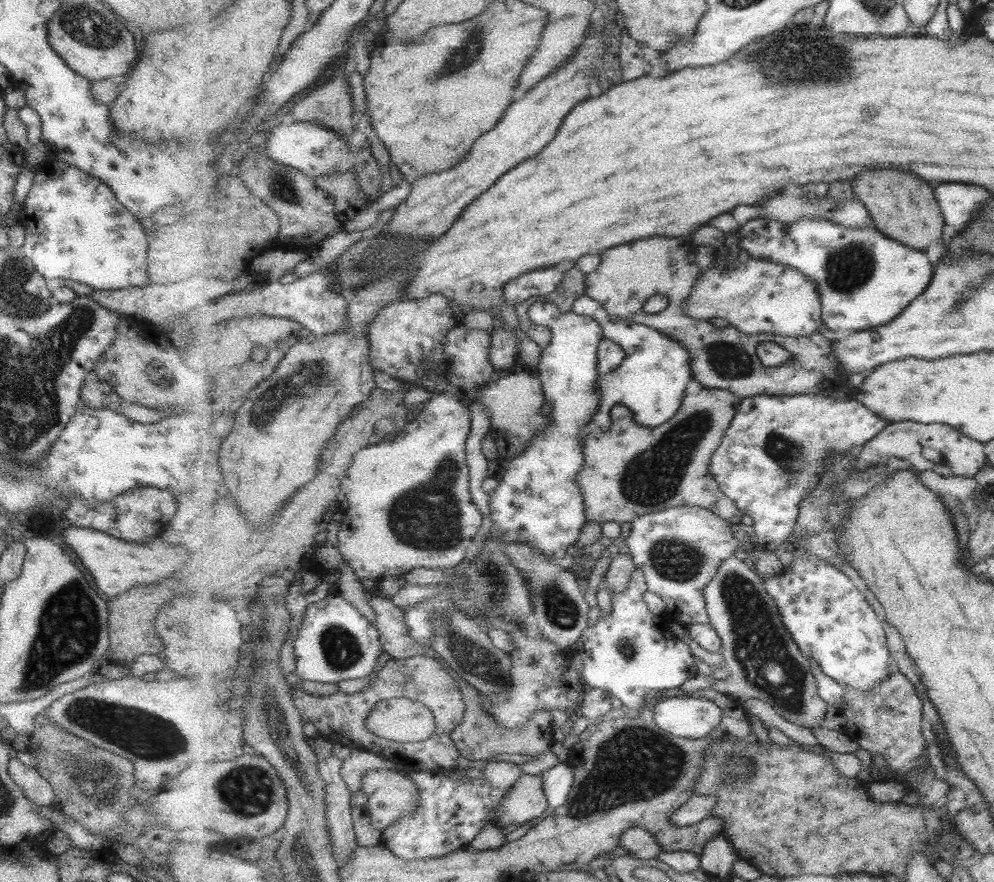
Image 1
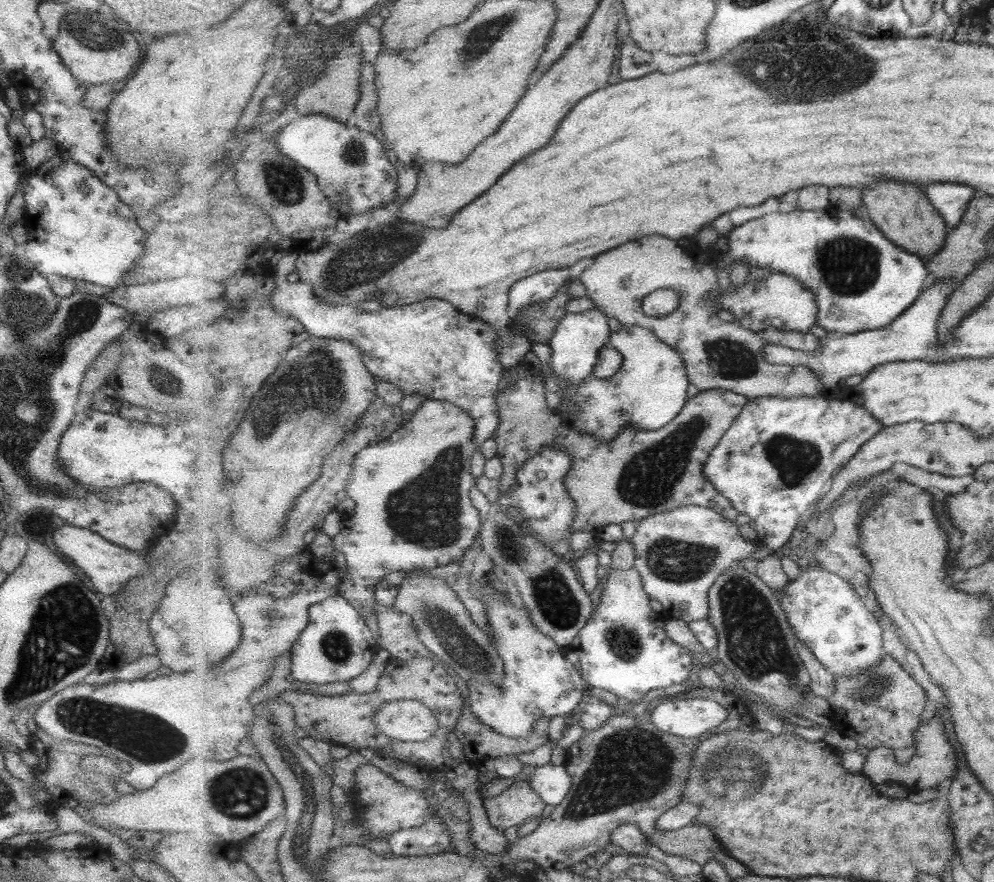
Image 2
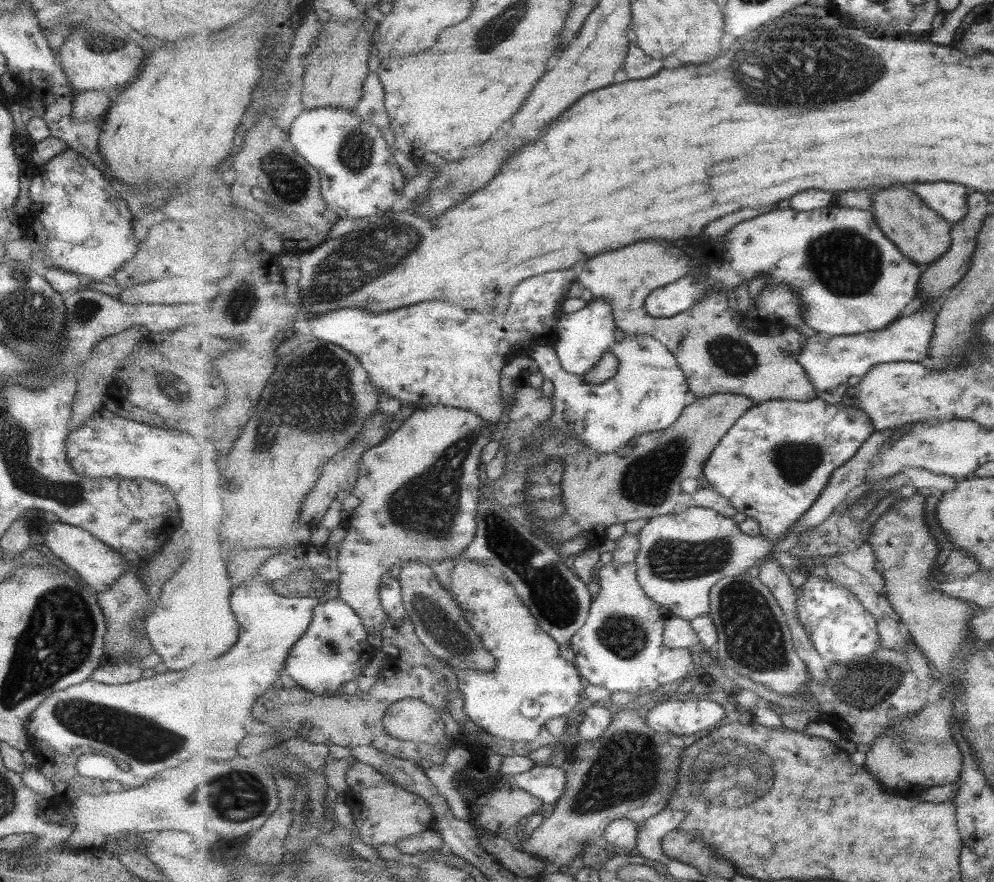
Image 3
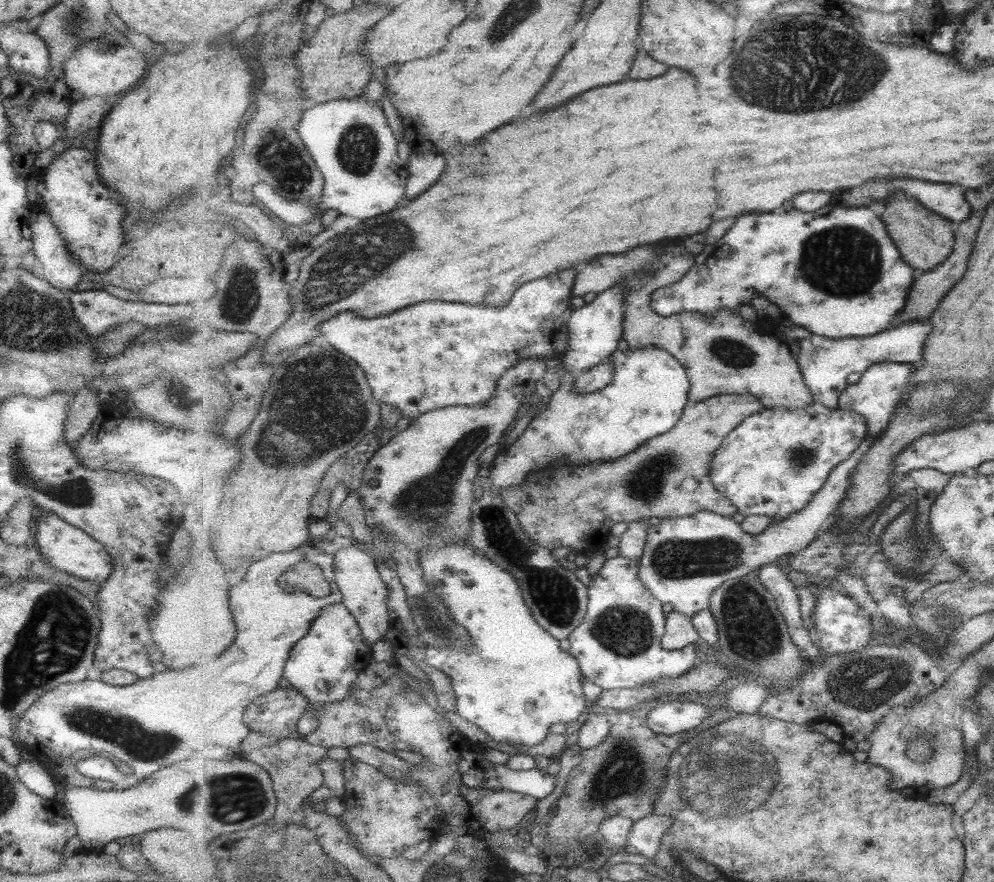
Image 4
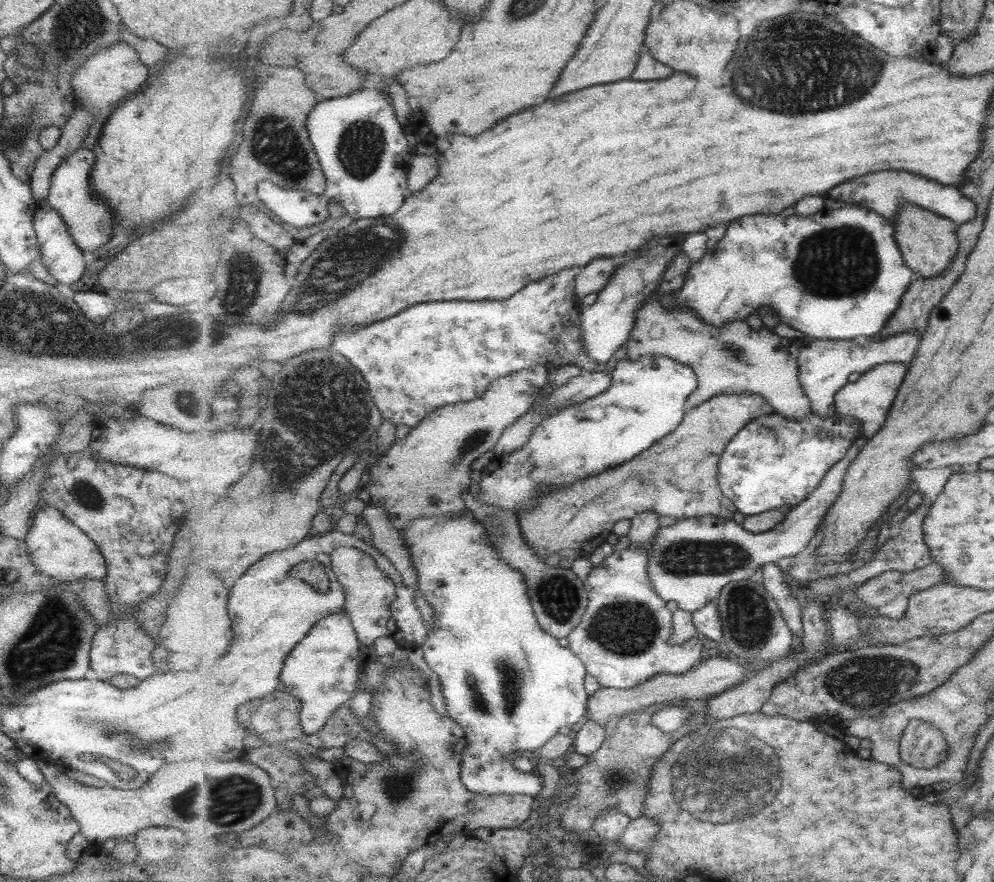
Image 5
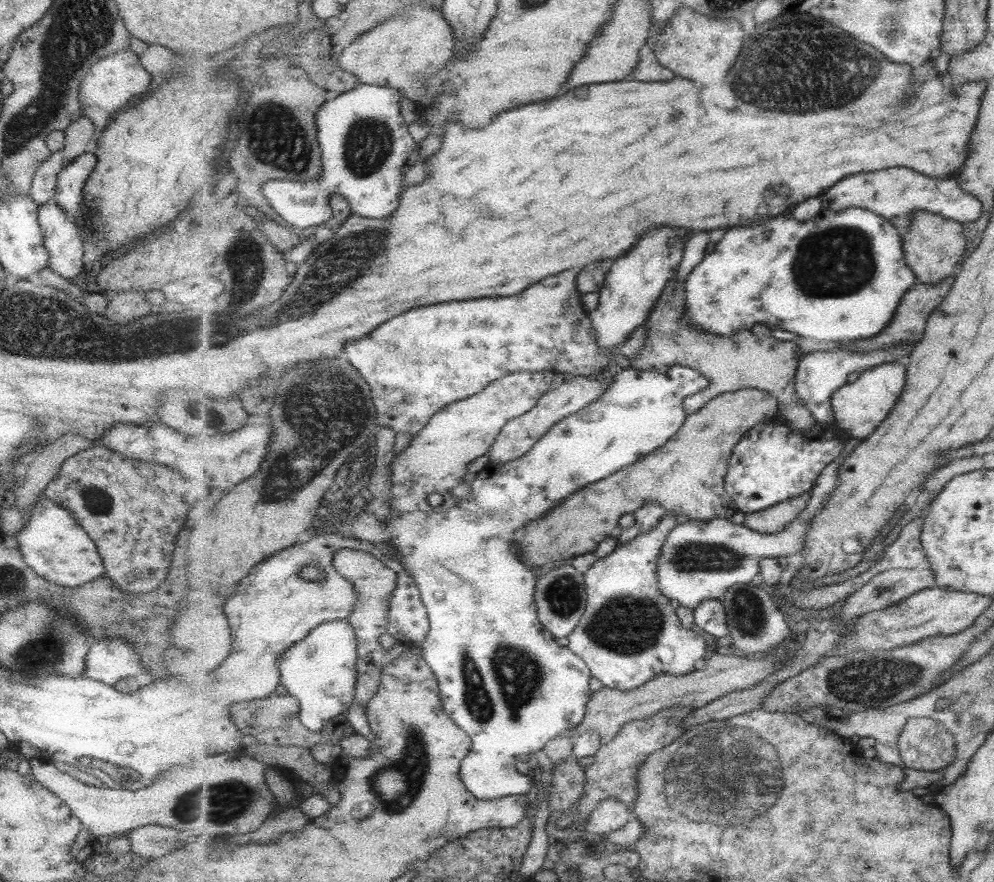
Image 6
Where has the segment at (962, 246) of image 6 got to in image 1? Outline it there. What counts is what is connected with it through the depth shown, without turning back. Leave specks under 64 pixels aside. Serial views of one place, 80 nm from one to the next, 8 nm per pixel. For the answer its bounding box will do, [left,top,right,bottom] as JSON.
[854,170,946,251]

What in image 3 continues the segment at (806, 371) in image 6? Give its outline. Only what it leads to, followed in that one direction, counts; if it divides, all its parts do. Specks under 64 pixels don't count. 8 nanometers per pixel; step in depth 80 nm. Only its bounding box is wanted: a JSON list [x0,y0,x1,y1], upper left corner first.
[791,299,942,404]

